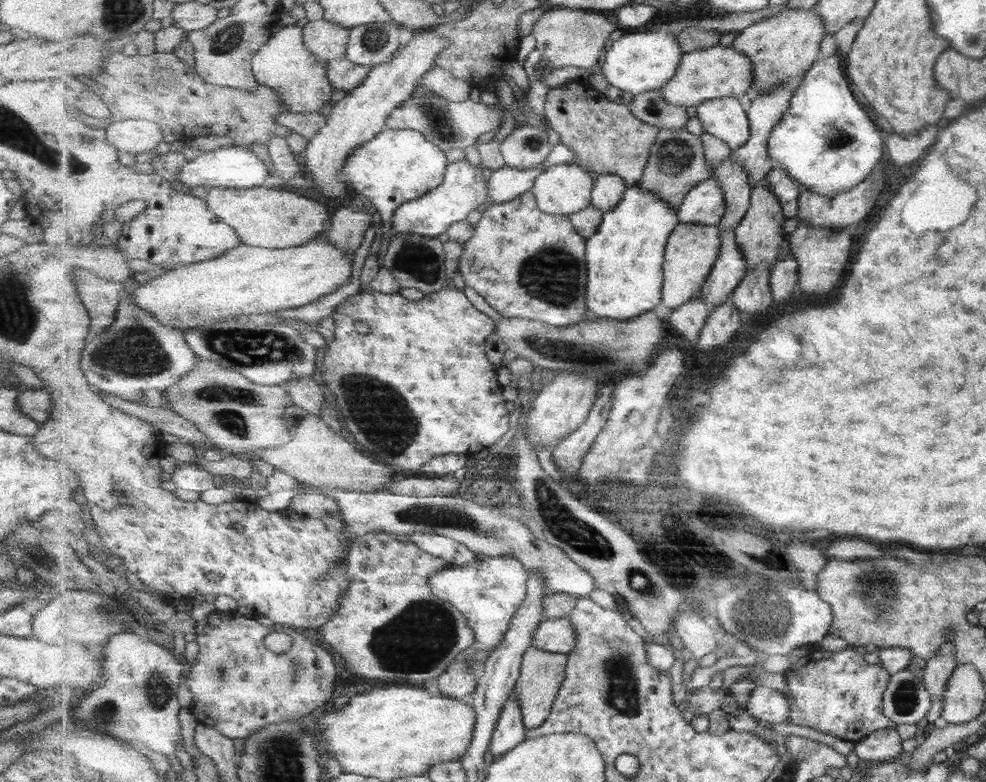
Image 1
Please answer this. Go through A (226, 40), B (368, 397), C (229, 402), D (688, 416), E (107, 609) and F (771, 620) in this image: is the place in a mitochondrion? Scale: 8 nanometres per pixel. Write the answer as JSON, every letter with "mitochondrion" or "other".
{"A":"mitochondrion","B":"mitochondrion","C":"mitochondrion","D":"other","E":"mitochondrion","F":"mitochondrion"}

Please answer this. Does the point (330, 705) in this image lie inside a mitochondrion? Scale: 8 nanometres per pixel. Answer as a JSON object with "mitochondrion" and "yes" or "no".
{"mitochondrion":"no"}

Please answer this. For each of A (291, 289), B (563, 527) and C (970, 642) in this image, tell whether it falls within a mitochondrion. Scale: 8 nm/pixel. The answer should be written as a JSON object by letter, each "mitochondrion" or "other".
{"A":"other","B":"mitochondrion","C":"other"}

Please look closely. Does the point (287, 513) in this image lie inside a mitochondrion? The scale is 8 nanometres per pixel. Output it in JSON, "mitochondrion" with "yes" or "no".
{"mitochondrion":"no"}

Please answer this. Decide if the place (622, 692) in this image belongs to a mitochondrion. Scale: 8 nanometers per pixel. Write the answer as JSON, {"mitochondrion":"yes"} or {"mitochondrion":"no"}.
{"mitochondrion":"yes"}

